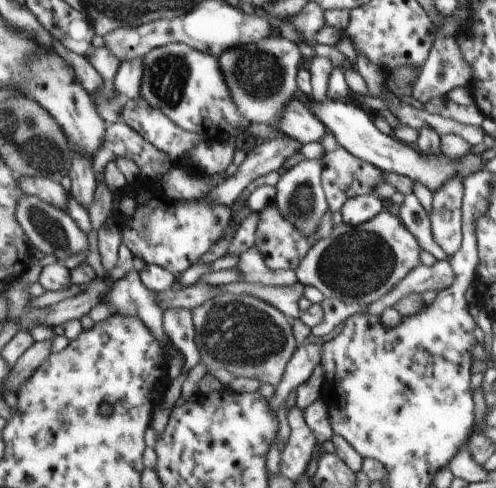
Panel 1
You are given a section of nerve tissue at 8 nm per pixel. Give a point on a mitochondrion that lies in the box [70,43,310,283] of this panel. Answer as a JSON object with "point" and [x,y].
{"point":[167,79]}

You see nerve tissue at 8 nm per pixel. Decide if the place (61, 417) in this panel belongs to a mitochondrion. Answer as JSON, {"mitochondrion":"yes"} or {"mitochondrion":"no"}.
{"mitochondrion":"yes"}

